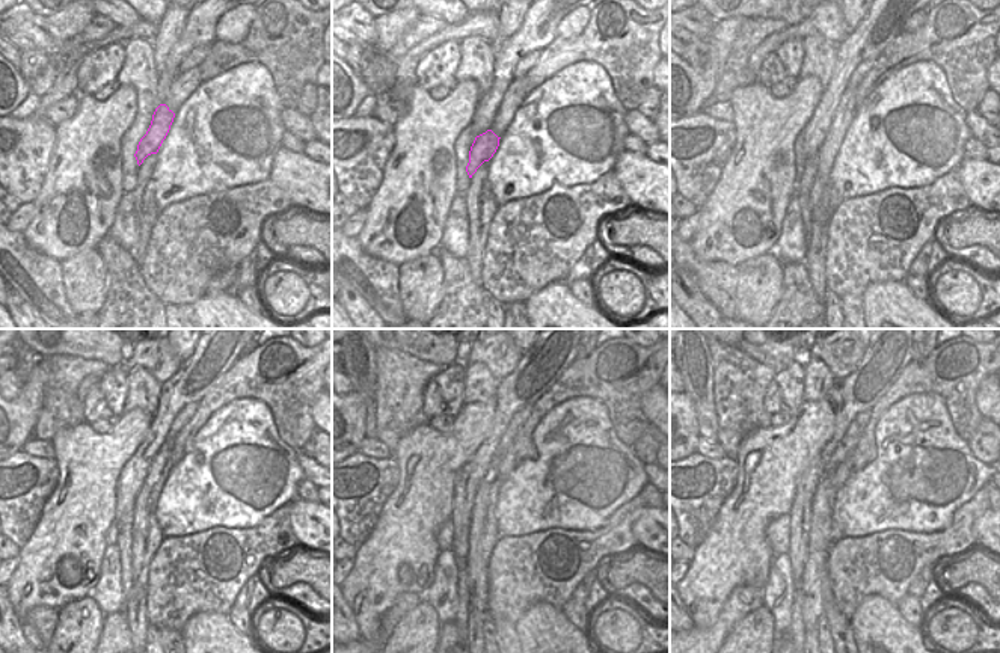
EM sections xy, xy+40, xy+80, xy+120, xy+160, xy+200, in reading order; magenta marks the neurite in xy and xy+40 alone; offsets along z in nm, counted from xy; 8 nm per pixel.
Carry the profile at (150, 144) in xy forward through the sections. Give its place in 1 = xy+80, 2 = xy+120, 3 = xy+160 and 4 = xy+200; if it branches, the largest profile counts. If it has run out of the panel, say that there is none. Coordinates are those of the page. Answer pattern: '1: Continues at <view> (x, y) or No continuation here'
1: Continues at xy+80 (809, 174)
2: Continues at xy+120 (125, 534)
3: Continues at xy+160 (460, 620)
4: Continues at xy+200 (795, 635)

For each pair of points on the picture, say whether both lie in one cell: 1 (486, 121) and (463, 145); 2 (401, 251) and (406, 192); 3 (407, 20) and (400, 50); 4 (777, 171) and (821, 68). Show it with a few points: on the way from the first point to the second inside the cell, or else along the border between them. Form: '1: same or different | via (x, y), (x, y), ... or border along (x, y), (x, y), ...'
1: different | border along (469, 125), (474, 137)
2: same | via (382, 248), (377, 245), (377, 240), (388, 210)
3: different | border along (420, 15), (386, 53)
4: different | border along (798, 76), (815, 76), (824, 88)

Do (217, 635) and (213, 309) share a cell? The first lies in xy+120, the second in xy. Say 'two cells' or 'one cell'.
one cell

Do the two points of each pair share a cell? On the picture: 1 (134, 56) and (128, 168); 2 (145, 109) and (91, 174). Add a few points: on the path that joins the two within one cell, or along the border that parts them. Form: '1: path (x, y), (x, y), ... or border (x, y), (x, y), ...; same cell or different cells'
1: path (145, 83), (145, 112), (130, 141); same cell
2: border (138, 107), (133, 122), (121, 139), (121, 175); different cells

